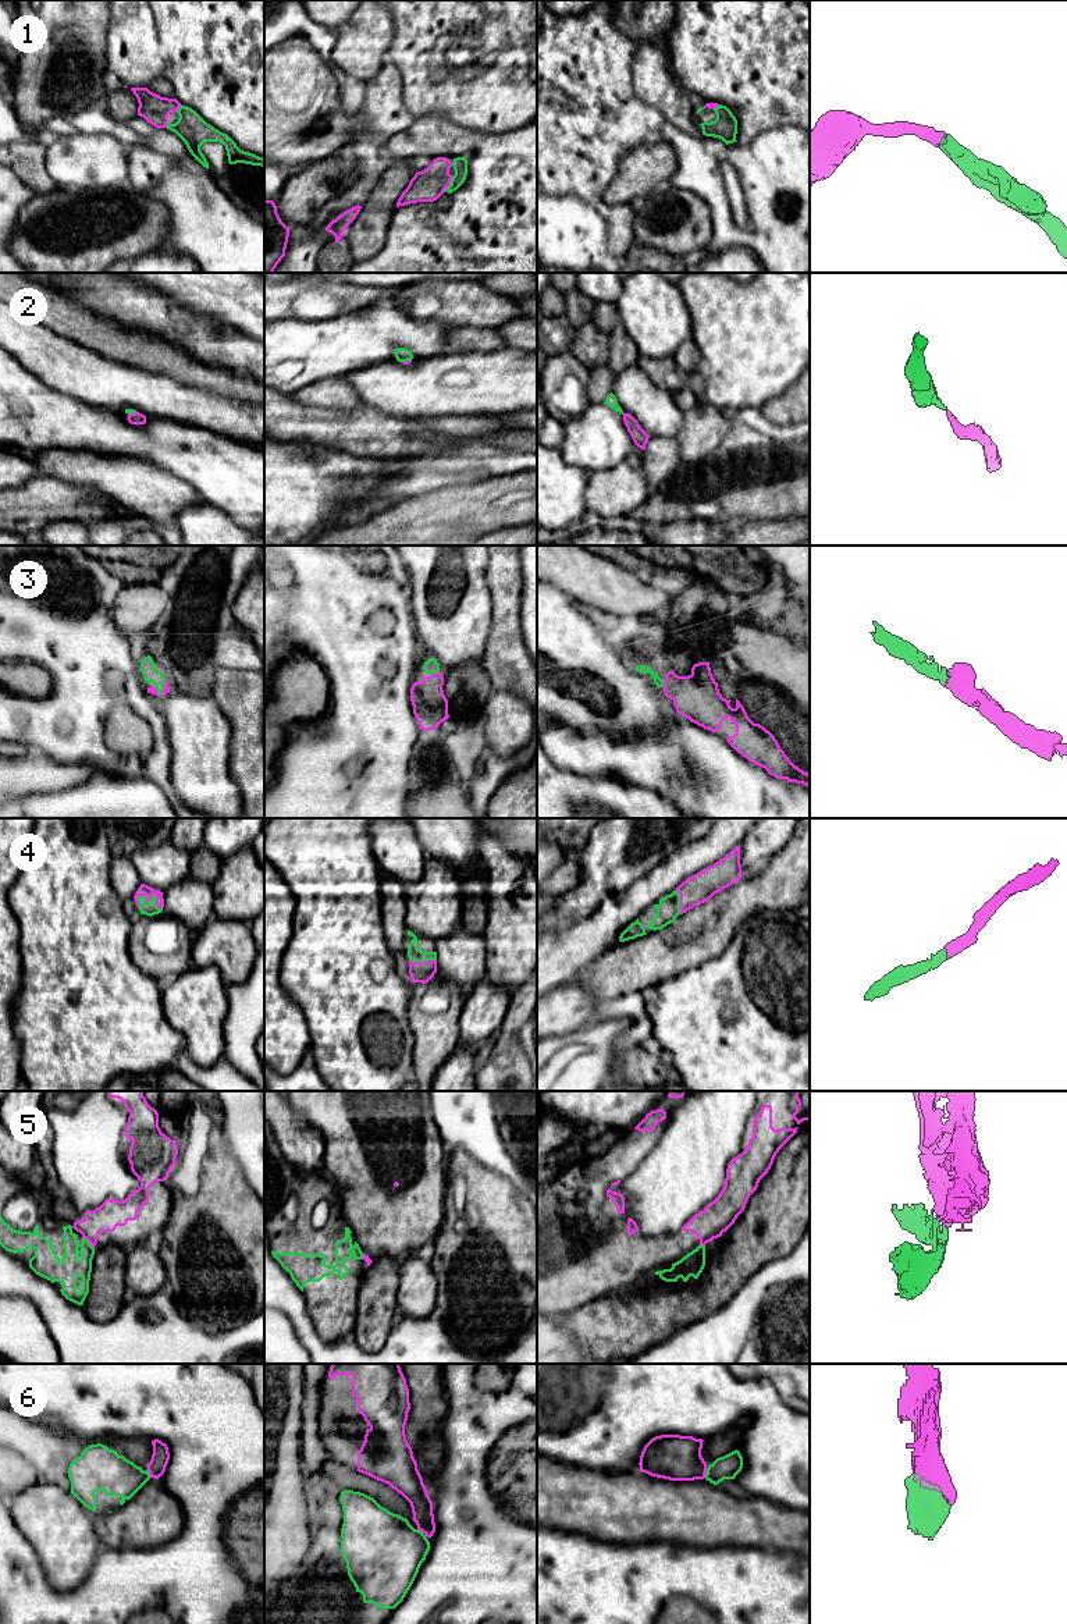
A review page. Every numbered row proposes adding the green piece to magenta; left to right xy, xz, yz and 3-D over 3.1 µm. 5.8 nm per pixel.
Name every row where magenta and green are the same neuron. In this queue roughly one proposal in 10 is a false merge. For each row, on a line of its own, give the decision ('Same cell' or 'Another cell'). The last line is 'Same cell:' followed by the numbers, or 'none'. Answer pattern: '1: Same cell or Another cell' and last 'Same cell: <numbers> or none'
1: Same cell
2: Same cell
3: Same cell
4: Same cell
5: Another cell
6: Same cell
Same cell: 1, 2, 3, 4, 6

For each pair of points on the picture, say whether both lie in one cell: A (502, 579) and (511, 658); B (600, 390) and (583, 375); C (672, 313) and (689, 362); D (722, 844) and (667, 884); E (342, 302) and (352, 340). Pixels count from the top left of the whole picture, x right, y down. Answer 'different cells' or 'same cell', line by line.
A: same cell
B: different cells
C: different cells
D: same cell
E: different cells

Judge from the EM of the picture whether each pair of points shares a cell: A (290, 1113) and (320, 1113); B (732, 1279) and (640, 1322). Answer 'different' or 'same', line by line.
A: different
B: same

